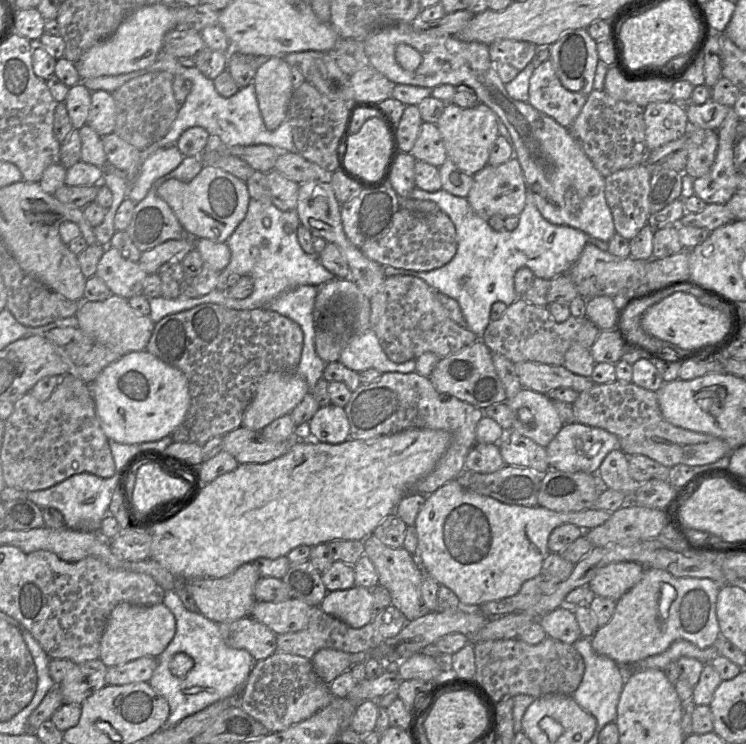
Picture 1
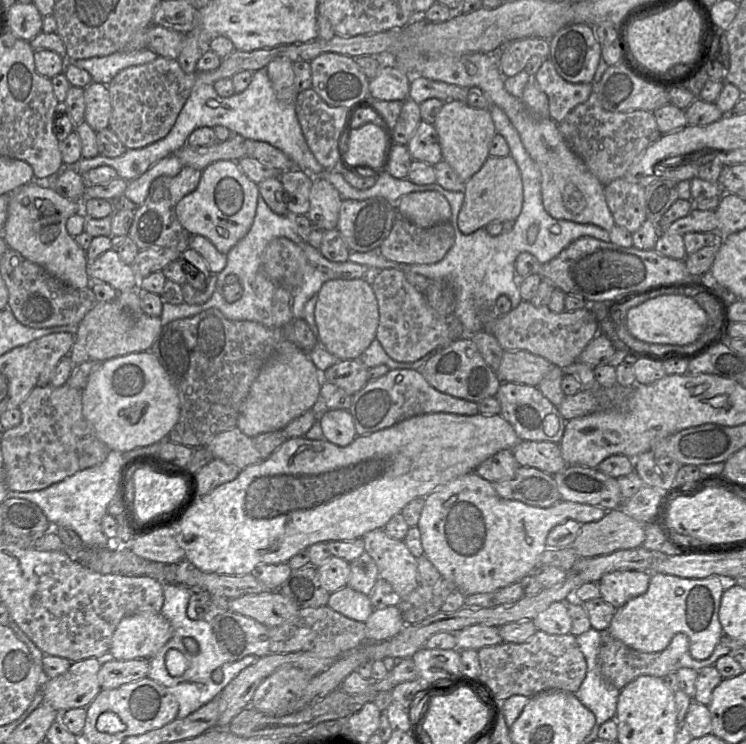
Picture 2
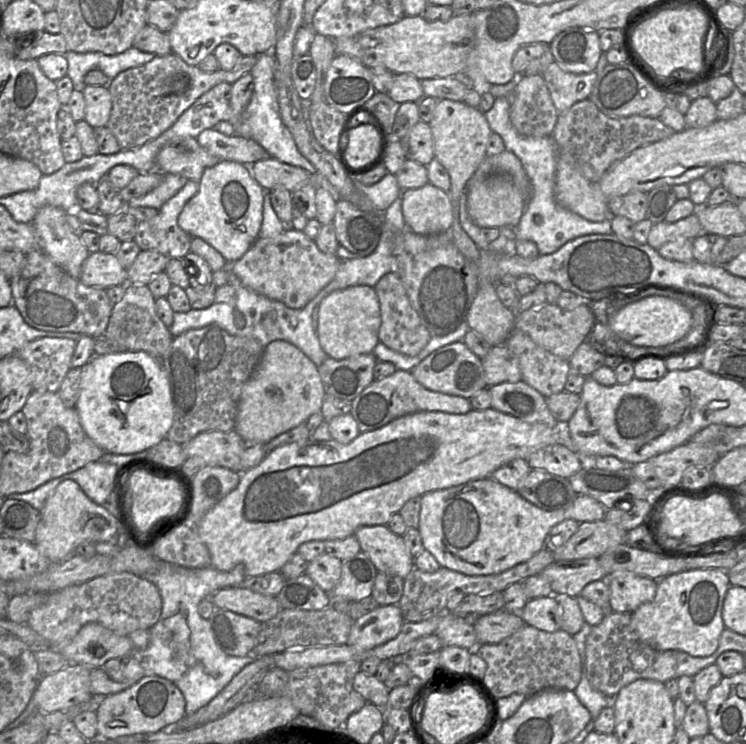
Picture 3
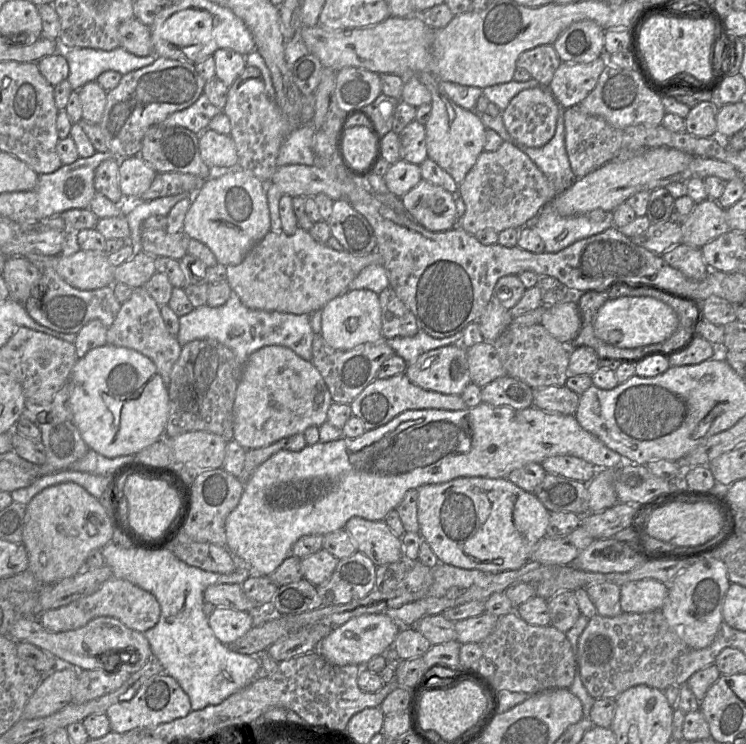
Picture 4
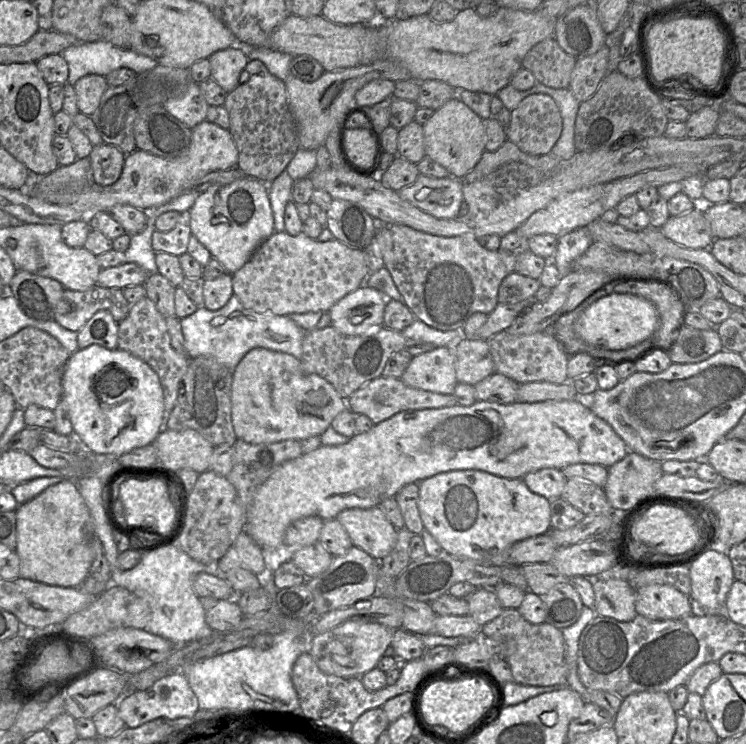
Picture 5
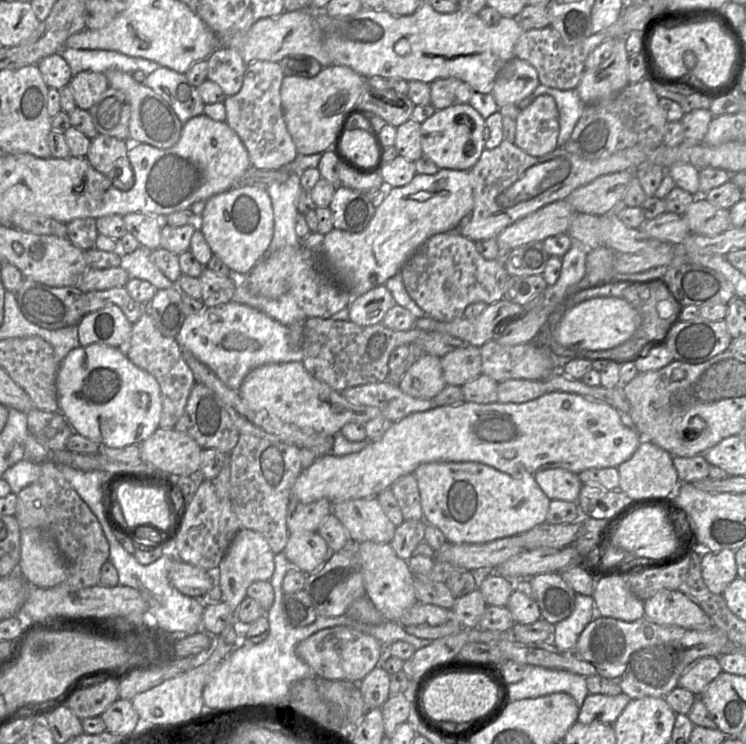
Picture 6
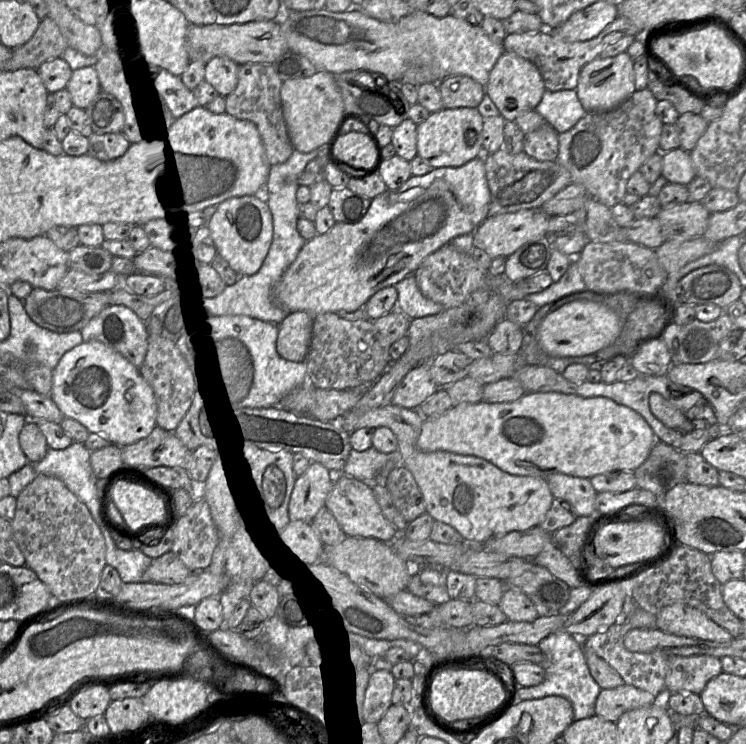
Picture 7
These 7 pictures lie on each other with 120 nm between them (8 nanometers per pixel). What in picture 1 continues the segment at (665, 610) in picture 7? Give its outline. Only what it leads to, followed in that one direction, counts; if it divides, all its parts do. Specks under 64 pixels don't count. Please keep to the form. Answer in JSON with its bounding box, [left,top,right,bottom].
[588,562,644,600]

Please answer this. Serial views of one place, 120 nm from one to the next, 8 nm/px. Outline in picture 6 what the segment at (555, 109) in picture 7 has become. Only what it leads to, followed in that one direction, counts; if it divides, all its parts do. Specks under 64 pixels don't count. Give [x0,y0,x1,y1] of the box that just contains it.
[519,84,586,147]

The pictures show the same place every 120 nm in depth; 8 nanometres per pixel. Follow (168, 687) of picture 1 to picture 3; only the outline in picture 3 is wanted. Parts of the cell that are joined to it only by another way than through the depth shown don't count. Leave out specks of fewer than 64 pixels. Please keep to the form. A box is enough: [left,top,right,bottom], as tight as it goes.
[140,560,256,715]

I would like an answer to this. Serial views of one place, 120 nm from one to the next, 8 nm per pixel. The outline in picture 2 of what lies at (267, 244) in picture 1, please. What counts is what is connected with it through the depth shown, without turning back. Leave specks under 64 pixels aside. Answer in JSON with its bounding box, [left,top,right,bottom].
[160,195,373,327]

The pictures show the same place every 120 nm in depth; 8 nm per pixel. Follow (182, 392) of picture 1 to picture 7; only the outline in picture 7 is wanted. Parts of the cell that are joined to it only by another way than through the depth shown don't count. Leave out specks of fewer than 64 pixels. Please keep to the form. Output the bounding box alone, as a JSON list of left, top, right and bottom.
[51,342,157,447]

